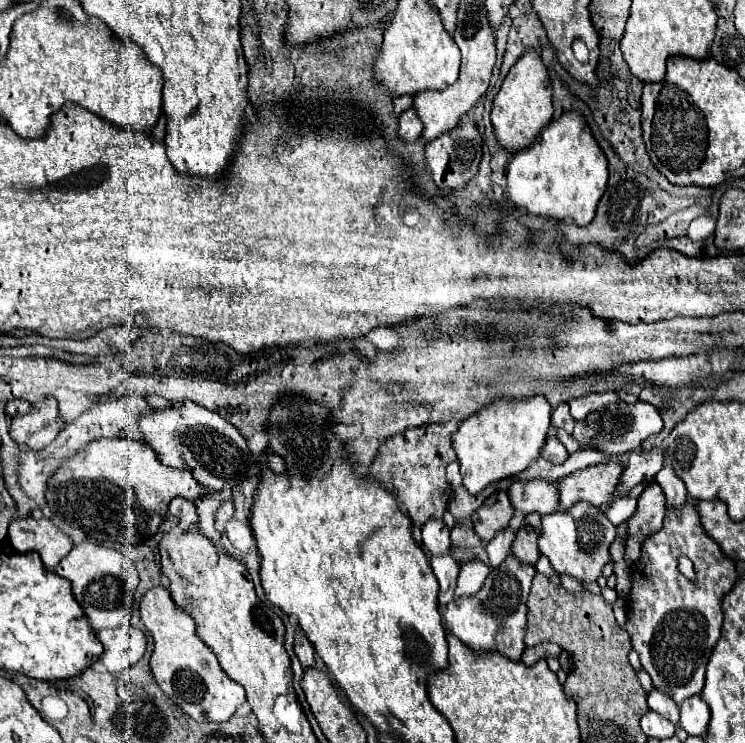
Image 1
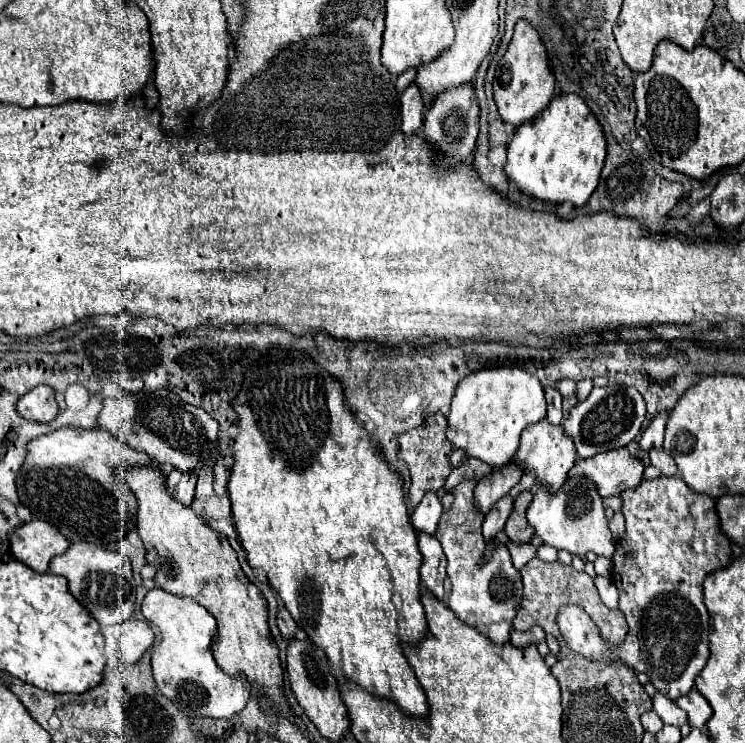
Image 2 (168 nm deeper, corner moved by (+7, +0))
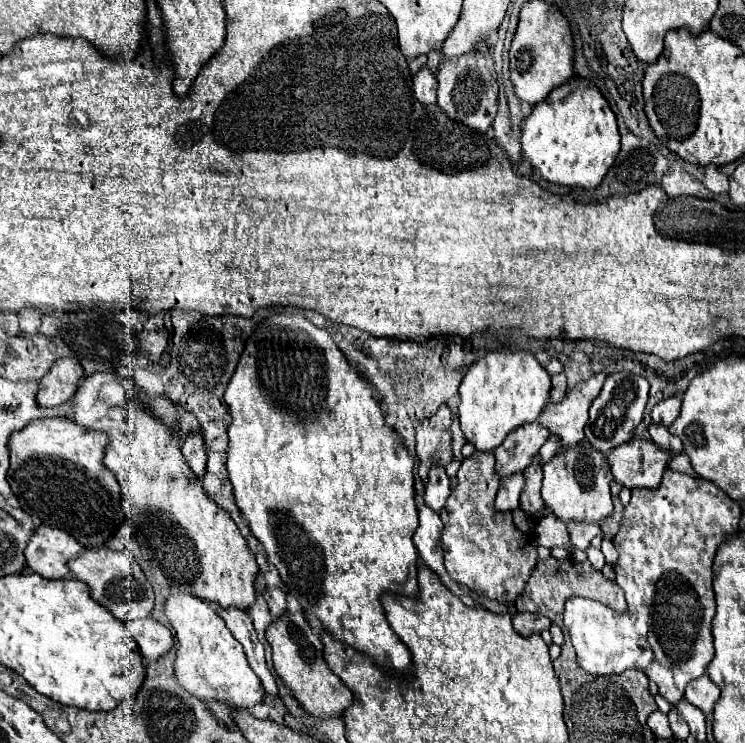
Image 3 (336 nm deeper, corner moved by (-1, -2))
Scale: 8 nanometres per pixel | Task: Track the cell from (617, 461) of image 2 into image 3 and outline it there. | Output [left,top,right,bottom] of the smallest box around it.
[607,438,673,488]

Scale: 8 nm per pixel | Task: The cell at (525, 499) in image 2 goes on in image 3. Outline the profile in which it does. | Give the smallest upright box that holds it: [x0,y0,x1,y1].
[521,454,543,516]

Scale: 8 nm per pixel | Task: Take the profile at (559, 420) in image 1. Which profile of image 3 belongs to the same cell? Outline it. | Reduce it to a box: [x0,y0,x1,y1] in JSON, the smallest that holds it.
[549,374,567,402]

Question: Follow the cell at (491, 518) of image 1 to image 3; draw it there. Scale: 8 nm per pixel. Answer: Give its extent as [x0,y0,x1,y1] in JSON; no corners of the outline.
[495,422,549,478]

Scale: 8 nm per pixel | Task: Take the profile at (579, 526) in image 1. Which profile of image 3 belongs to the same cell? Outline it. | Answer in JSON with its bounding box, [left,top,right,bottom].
[543,438,613,524]

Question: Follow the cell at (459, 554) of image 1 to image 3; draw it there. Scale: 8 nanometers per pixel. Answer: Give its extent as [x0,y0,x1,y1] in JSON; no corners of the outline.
[439,450,537,604]

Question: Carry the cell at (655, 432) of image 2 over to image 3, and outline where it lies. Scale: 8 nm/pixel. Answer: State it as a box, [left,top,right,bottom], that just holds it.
[651,396,681,424]

